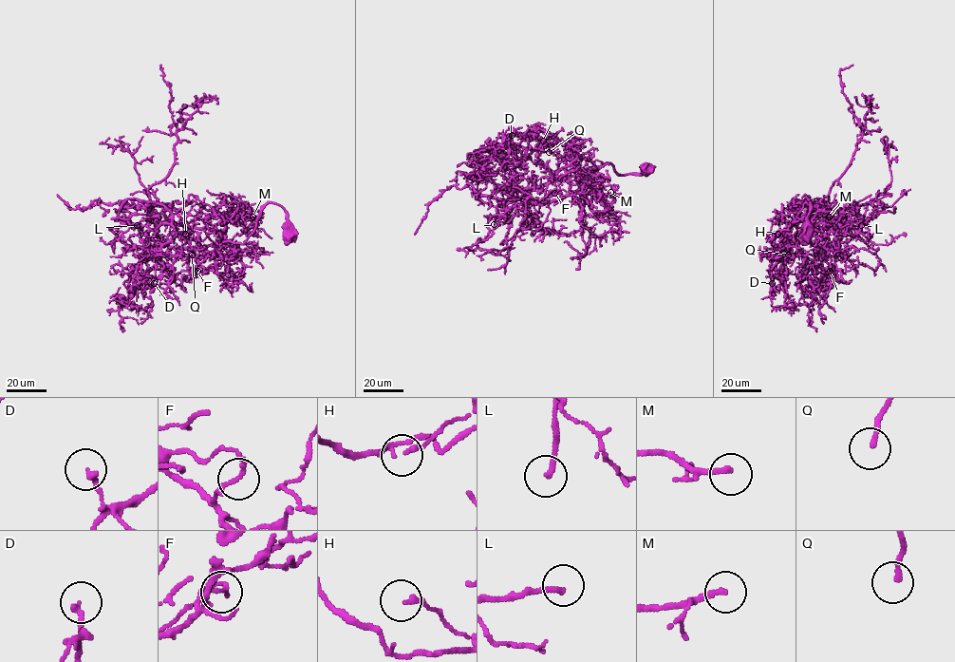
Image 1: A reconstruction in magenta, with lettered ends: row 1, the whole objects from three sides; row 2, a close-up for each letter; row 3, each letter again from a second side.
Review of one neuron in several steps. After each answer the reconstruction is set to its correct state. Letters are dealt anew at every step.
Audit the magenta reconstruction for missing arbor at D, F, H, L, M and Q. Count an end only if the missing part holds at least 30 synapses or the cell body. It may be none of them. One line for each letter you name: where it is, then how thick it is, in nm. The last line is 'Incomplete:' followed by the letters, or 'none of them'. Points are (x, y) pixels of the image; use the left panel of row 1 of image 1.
L: at (137, 225); 190 nm thick
M: at (252, 217); 220 nm thick
Incomplete: L, M

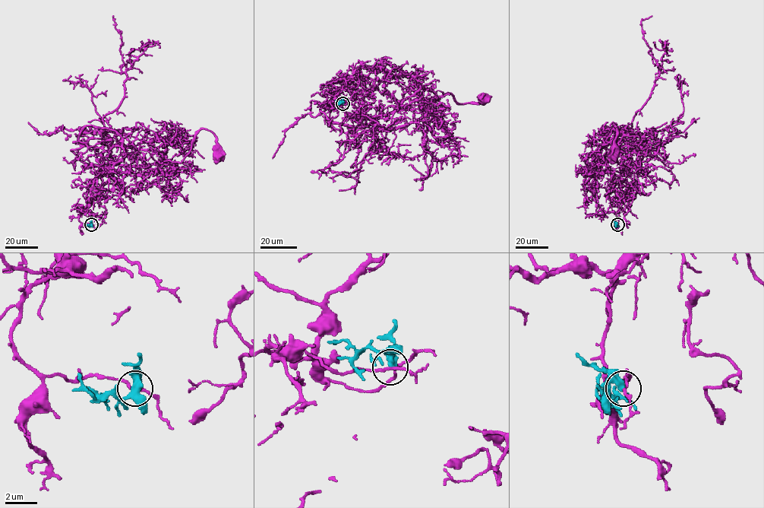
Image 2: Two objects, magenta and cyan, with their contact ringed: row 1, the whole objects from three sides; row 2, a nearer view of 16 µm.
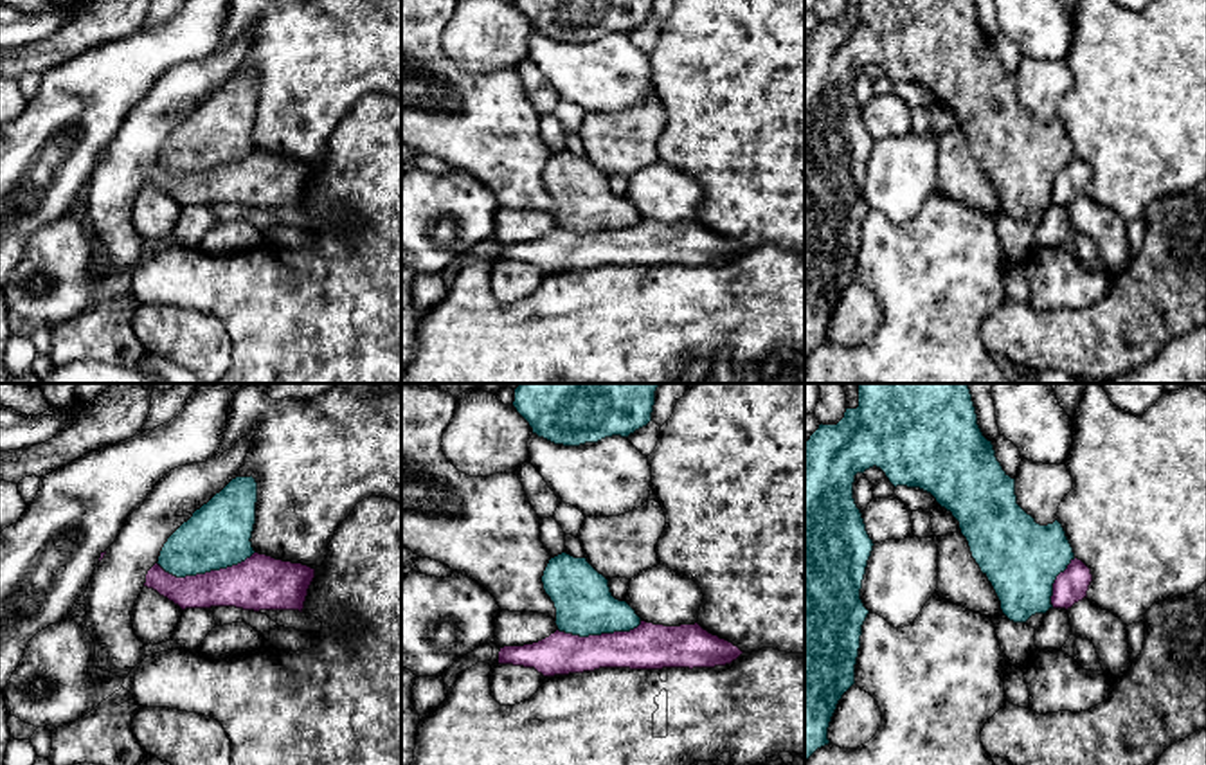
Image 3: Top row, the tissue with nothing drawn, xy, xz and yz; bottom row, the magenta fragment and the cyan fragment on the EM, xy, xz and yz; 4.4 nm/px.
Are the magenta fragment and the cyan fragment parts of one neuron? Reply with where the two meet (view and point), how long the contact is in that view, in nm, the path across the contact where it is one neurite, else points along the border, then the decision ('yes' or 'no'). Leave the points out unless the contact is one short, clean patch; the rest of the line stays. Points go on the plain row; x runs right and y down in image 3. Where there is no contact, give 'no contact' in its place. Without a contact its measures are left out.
meets magenta in xy at (206, 170); contact 440 nm long; border along xy (254, 148), (236, 161), (184, 173), (173, 173), (157, 161); no

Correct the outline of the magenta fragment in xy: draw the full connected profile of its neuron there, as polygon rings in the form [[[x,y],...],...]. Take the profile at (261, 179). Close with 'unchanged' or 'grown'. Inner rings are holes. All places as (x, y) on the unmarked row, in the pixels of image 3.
[[[254,149],[245,158],[205,171],[176,175],[155,160],[144,184],[182,207],[236,203],[243,207],[302,209],[315,166]]]; unchanged

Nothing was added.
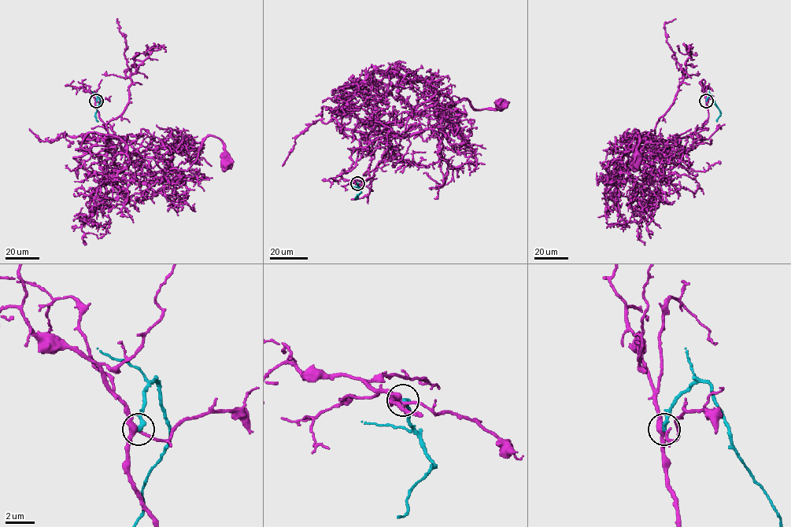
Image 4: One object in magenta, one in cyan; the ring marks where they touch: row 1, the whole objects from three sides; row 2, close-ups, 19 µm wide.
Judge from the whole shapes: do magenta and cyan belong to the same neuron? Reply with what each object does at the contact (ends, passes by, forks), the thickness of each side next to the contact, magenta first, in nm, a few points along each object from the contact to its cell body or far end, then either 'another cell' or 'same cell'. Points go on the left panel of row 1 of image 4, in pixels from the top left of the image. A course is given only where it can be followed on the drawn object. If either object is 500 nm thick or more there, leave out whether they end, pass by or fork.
magenta forks | cyan ends | 320/320 nm | magenta via (96, 101), (98, 117), (126, 141), (112, 158), (125, 173), (187, 170), (209, 135), (223, 144), (225, 163) | cyan via (96, 101), (97, 95), (100, 103), (95, 115), (97, 121) | another cell

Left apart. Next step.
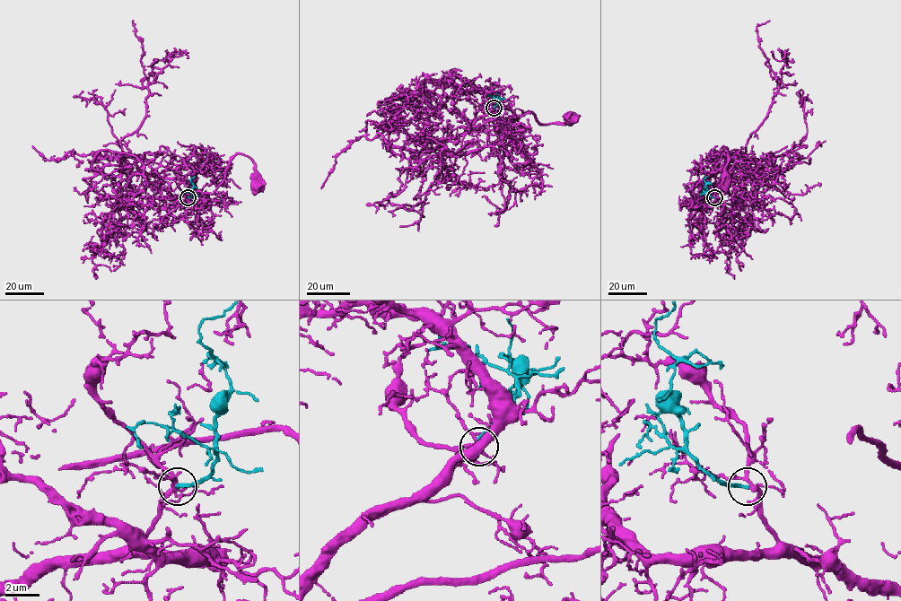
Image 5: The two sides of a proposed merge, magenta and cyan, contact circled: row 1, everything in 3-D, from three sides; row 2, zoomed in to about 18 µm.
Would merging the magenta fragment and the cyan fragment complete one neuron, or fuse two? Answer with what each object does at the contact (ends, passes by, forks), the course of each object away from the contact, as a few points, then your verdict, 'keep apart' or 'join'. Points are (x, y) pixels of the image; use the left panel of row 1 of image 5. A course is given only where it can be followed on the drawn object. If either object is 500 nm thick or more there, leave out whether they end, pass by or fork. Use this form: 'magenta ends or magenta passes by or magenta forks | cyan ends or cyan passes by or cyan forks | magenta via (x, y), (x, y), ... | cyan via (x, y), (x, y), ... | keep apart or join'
magenta forks | cyan ends | magenta via (188, 197), (163, 209), (147, 197), (213, 193), (238, 153), (254, 163), (256, 186) | cyan via (188, 197), (194, 185), (190, 179), (195, 176) | join

